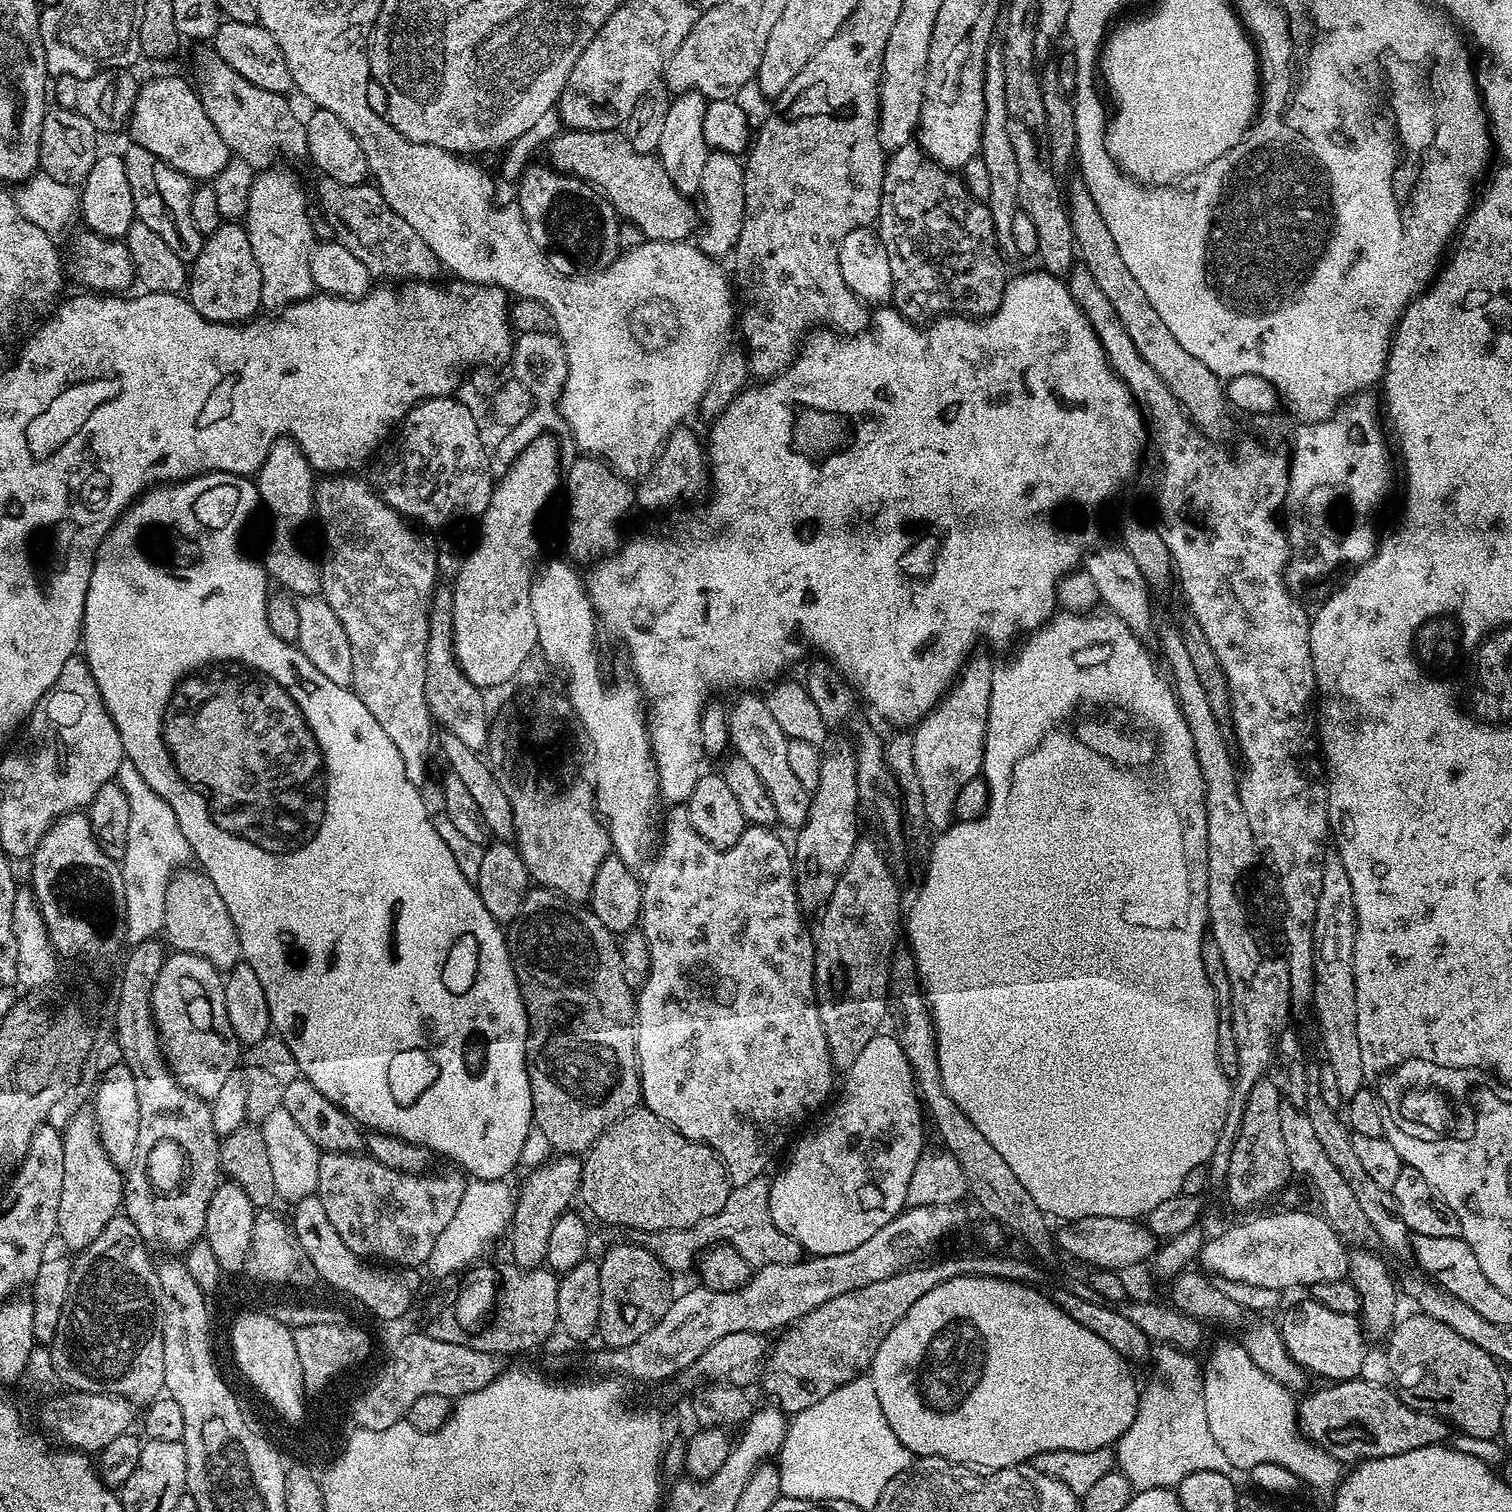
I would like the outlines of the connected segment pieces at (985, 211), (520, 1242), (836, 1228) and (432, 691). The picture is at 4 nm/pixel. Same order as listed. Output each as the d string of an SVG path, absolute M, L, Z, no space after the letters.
M910 142L887 157L880 195L878 233L886 248L893 275L891 303L907 320L928 322L941 314L983 318L998 310L1009 277L1004 276L1006 259L996 241L987 203L974 199L955 171L929 160L919 143Z
M556 1154L553 1160L545 1162L541 1168L534 1169L523 1182L516 1196L512 1221L508 1227L510 1252L513 1265L521 1271L532 1271L546 1262L546 1251L550 1244L553 1224L579 1193L584 1161L576 1154Z
M878 1034L874 1038L870 1038L870 1042L866 1042L866 1047L862 1049L862 1054L858 1054L858 1058L854 1058L854 1066L846 1069L845 1076L848 1077L844 1080L844 1089L841 1090L840 1097L838 1097L839 1092L835 1097L835 1100L837 1099L836 1105L832 1109L829 1107L823 1113L823 1115L825 1114L824 1121L813 1132L806 1133L804 1137L801 1135L791 1145L791 1148L793 1147L792 1153L790 1153L790 1148L790 1151L787 1153L787 1156L789 1155L788 1161L785 1162L784 1169L776 1177L771 1177L768 1185L770 1190L770 1218L774 1222L774 1226L778 1230L782 1230L782 1234L794 1238L794 1242L798 1242L801 1249L812 1256L846 1254L850 1250L854 1250L854 1246L862 1246L862 1242L874 1238L874 1234L878 1234L878 1230L882 1230L882 1226L886 1226L886 1222L890 1222L893 1218L900 1215L906 1207L906 1186L910 1186L910 1174L914 1174L914 1166L918 1162L920 1155L926 1150L926 1144L924 1144L926 1112L918 1095L916 1079L912 1077L912 1067L910 1062L906 1062L906 1054L902 1054L902 1046L899 1039L895 1035L884 1035Z
M437 587L428 609L428 645L426 646L426 702L433 721L443 731L455 734L470 750L488 748L490 716L484 713L485 693L474 687L458 666L452 645L452 594L447 587Z

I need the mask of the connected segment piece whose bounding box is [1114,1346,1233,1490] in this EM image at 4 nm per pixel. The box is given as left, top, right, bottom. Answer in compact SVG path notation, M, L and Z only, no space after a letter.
M1164 1346L1156 1356L1156 1372L1164 1384L1156 1384L1153 1388L1140 1392L1140 1405L1136 1408L1134 1422L1121 1434L1114 1445L1114 1464L1122 1475L1129 1480L1133 1489L1171 1488L1186 1478L1186 1474L1194 1474L1198 1470L1214 1470L1215 1472L1231 1473L1233 1467L1229 1459L1214 1442L1206 1420L1206 1405L1203 1401L1202 1364L1196 1361L1195 1355L1179 1348Z

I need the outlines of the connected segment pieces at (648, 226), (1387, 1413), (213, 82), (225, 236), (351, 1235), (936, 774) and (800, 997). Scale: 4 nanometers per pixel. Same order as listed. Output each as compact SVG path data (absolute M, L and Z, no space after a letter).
M564 130L547 142L546 150L551 167L592 185L612 203L617 217L638 227L645 240L687 241L697 231L698 212L694 204L692 209L691 199L670 182L662 162L655 155L634 150L623 131Z
M1357 1378L1329 1383L1328 1388L1320 1388L1312 1392L1298 1404L1299 1427L1301 1432L1317 1447L1328 1455L1332 1455L1344 1466L1352 1466L1361 1460L1373 1460L1382 1456L1406 1454L1406 1450L1418 1450L1422 1446L1444 1444L1447 1441L1450 1425L1443 1416L1436 1416L1432 1412L1419 1412L1406 1402L1402 1402L1399 1395L1391 1387L1383 1388L1372 1380Z
M200 46L196 52L196 80L194 87L199 93L206 116L214 124L231 155L244 160L253 170L273 167L276 155L288 160L304 160L308 154L305 121L296 117L288 105L289 97L282 92L262 90L254 82L246 82L232 66L226 66L216 53L215 47Z
M224 222L204 241L198 258L190 266L186 298L194 310L215 324L248 322L261 311L261 270L250 247L248 232L238 222Z
M321 1152L318 1195L326 1210L326 1218L330 1218L330 1226L338 1230L338 1238L342 1238L356 1256L363 1256L369 1262L387 1262L392 1266L419 1269L420 1264L433 1259L432 1251L438 1238L442 1238L442 1230L450 1226L450 1218L454 1218L457 1212L458 1202L462 1202L466 1180L459 1171L456 1172L440 1172L437 1176L399 1172L390 1166L382 1166L382 1162L367 1154Z
M969 656L952 687L911 733L914 770L924 799L924 819L936 830L943 830L953 823L958 790L962 790L966 782L977 779L984 767L984 735L993 667L993 661L984 656Z
M672 806L667 810L664 845L661 846L656 861L655 856L651 861L653 864L648 877L645 875L642 880L639 927L643 928L646 942L650 946L650 974L635 997L636 1061L640 1067L640 1094L643 1107L650 1109L670 1127L676 1128L678 1134L715 1150L716 1155L724 1161L729 1185L735 1186L754 1182L754 1178L764 1176L768 1163L780 1151L783 1153L789 1141L797 1135L796 1127L815 1108L823 1109L824 1099L833 1095L832 1051L828 1048L828 1039L822 1030L822 1018L816 1005L818 989L814 982L814 958L818 944L816 940L812 941L812 936L800 917L802 909L796 894L793 853L789 845L788 848L784 845L783 838L772 832L776 830L768 826L749 826L745 828L742 838L734 842L734 846L716 848L706 842L706 838L702 838L702 834L698 834L694 826L690 826L687 807Z

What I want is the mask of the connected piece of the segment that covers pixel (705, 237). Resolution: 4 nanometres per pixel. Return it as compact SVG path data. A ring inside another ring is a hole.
M709 151L702 169L702 182L698 193L702 209L702 223L698 228L698 247L707 256L721 258L735 249L742 234L744 221L744 165L733 153ZM737 160L737 161L736 161ZM704 207L704 212L703 208Z

